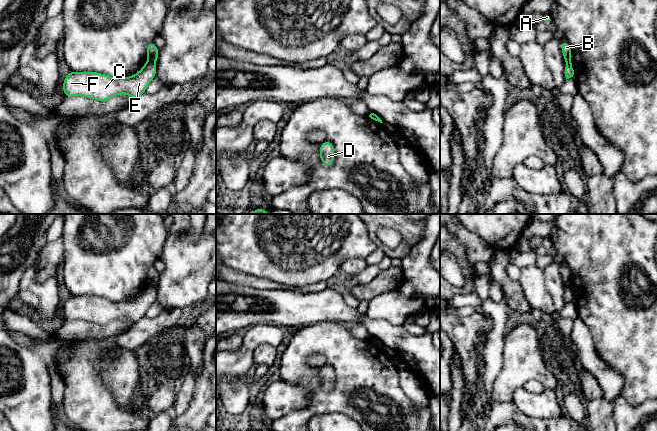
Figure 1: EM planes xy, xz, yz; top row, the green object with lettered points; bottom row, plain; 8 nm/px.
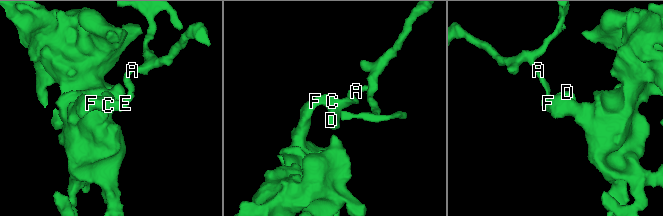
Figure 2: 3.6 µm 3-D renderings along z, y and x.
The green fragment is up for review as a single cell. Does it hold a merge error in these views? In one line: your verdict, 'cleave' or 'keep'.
cleave

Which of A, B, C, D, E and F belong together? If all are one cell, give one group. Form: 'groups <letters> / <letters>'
groups A B / C D E F

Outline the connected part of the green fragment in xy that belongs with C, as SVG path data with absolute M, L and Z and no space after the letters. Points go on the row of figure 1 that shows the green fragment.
M147 61L143 68L131 77L113 78L98 72L68 72L63 81L65 98L83 96L98 101L108 101L119 94L128 94L137 99L146 92L148 84L155 78L156 65Z

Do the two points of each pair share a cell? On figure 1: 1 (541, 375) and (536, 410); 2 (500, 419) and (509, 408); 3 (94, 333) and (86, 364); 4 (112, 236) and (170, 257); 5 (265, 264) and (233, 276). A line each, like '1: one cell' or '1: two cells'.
1: two cells
2: one cell
3: two cells
4: two cells
5: two cells

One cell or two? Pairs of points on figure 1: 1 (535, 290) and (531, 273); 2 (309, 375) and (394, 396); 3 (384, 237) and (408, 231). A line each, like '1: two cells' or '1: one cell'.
1: one cell
2: one cell
3: two cells

